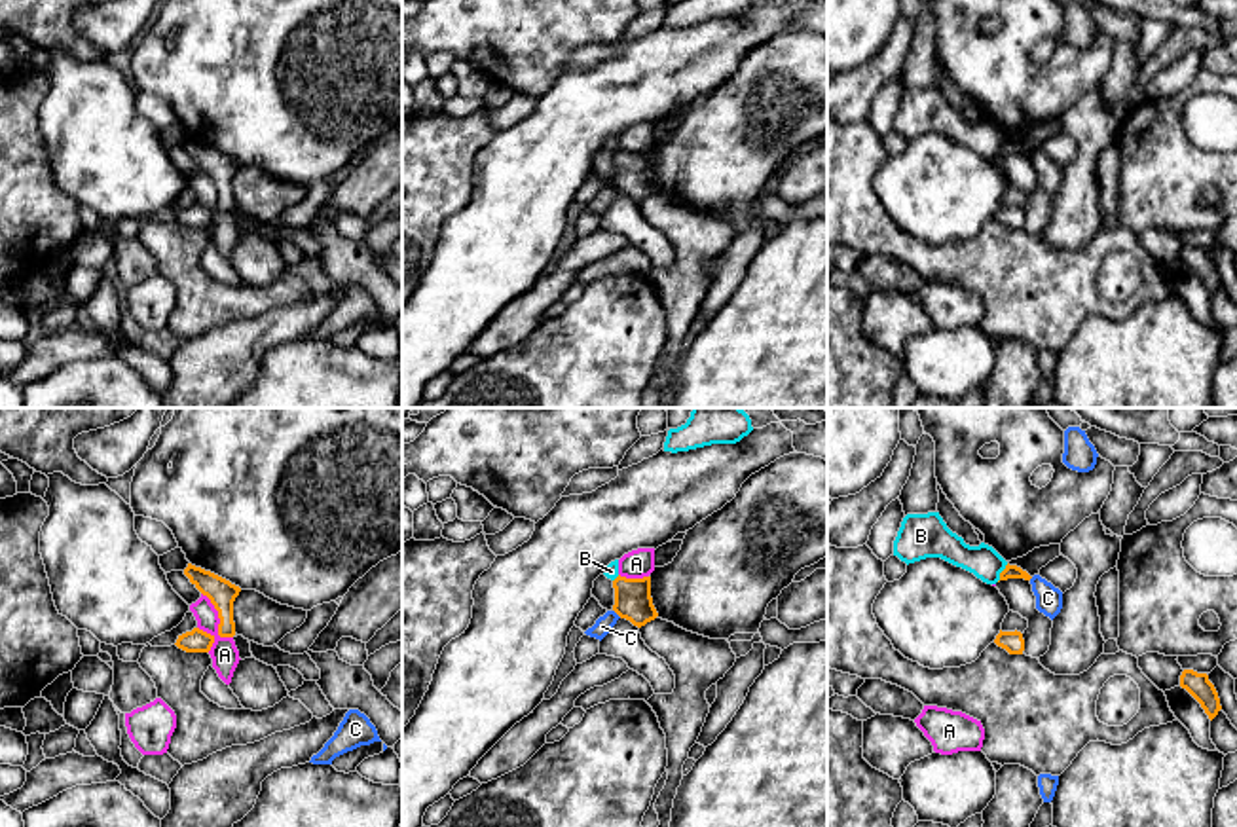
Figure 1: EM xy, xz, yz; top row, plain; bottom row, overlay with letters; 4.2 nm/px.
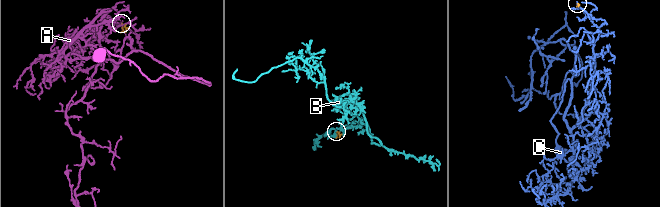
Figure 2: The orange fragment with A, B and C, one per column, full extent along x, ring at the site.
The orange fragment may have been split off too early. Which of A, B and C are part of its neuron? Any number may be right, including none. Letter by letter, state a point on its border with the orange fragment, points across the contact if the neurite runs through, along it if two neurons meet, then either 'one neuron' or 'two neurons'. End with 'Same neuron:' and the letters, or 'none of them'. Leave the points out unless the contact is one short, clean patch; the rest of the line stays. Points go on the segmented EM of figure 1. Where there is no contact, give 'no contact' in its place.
A: xy (221, 623) | two neurons
B: yz (1000, 573) | two neurons
C: xz (617, 613) | along xz (613, 609), (621, 617) | two neurons
Same neuron: none of them

